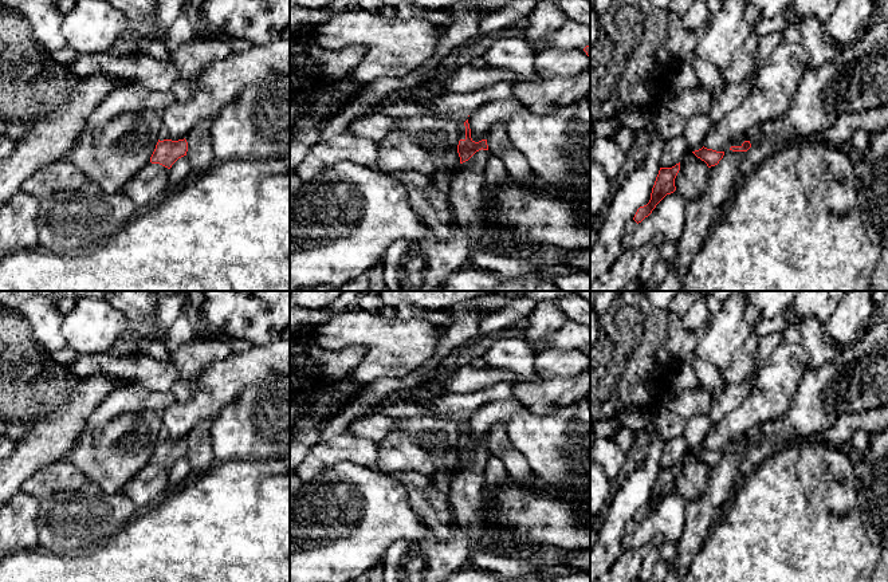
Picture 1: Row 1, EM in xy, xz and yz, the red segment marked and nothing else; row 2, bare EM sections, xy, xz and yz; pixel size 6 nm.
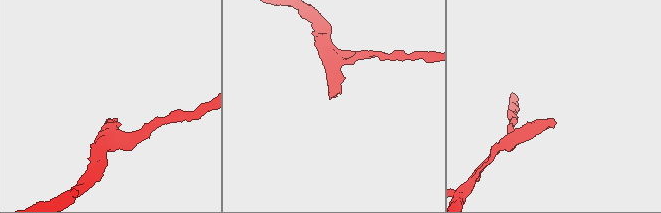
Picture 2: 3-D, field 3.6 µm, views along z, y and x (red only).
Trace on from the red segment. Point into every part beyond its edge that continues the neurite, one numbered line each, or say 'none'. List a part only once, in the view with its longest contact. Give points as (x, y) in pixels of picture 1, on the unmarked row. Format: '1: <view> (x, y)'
1: xz (467, 494)

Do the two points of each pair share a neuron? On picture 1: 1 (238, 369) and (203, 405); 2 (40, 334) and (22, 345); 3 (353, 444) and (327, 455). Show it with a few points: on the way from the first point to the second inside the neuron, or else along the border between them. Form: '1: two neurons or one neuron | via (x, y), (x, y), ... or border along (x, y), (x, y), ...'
1: one neuron | via (228, 378), (212, 396)
2: two neurons | border along (31, 331), (32, 339), (48, 352)
3: one neuron | via (346, 448), (334, 451)

